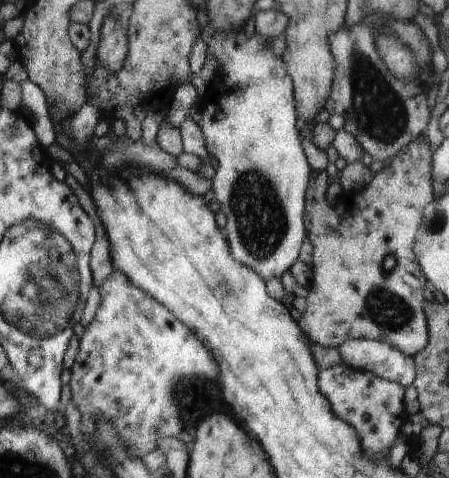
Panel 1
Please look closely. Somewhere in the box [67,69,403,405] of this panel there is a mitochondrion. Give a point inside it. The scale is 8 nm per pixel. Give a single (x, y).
(260, 222)

